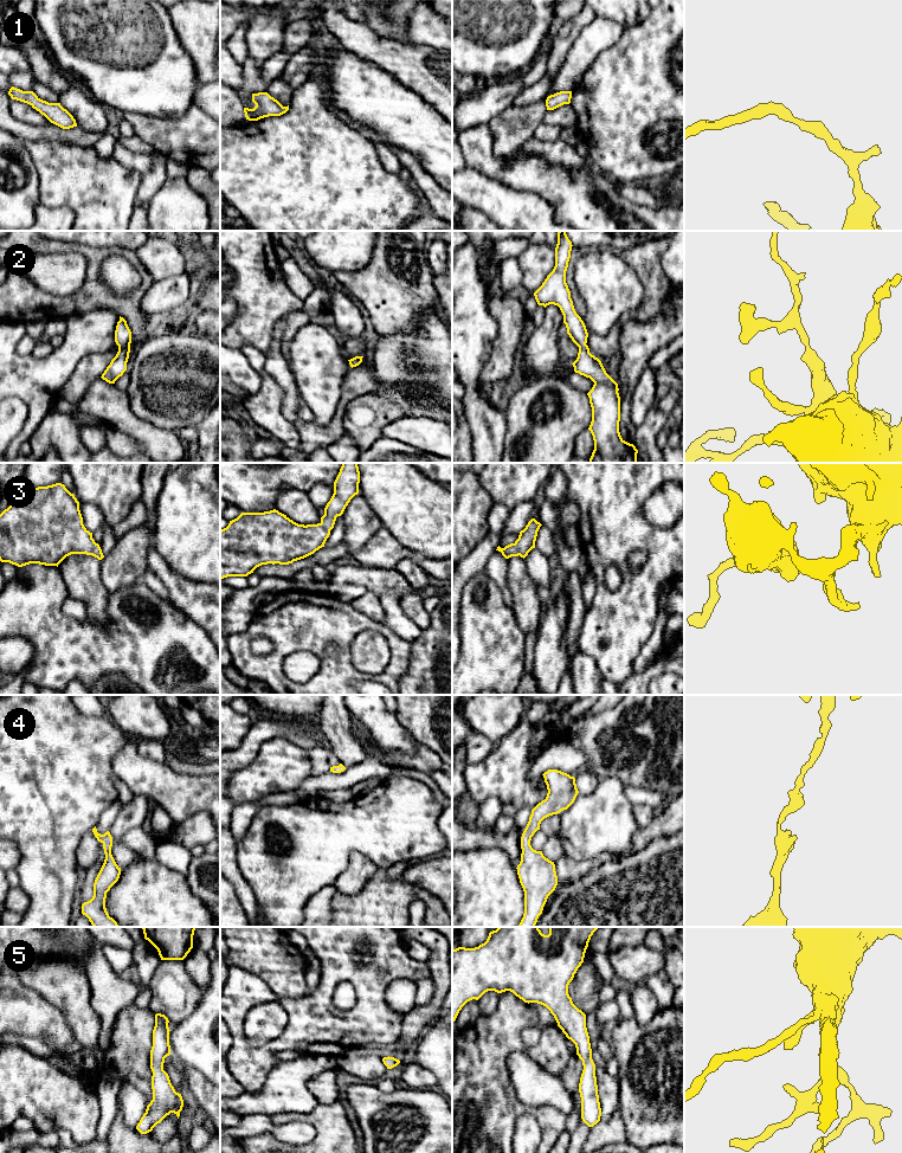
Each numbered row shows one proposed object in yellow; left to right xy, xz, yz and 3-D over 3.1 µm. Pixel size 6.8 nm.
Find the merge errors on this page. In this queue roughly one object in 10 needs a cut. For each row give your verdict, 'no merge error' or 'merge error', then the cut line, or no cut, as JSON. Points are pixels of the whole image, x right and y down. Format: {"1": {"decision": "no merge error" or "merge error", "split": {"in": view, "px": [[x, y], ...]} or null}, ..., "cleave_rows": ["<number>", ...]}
{"1": {"decision": "no merge error", "split": null}, "2": {"decision": "no merge error", "split": null}, "3": {"decision": "no merge error", "split": null}, "4": {"decision": "no merge error", "split": null}, "5": {"decision": "no merge error", "split": null}, "cleave_rows": []}

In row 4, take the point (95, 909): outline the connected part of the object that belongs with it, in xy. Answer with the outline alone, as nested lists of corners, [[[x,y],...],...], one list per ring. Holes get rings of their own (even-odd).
[[[96,826],[92,829],[92,832],[95,837],[97,838],[97,840],[103,844],[105,859],[95,880],[92,898],[82,904],[82,914],[89,919],[89,921],[91,922],[94,927],[118,927],[117,922],[112,917],[109,916],[107,908],[105,908],[107,893],[118,881],[120,875],[121,875],[121,868],[116,864],[111,855],[112,837],[109,831],[107,831],[104,835],[98,833]]]

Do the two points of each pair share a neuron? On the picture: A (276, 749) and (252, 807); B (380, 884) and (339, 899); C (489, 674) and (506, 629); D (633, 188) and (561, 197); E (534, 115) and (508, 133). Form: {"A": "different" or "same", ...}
{"A": "different", "B": "same", "C": "same", "D": "different", "E": "same"}

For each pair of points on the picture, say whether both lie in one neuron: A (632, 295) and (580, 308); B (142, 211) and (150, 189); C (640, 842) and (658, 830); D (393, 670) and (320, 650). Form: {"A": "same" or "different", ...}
{"A": "different", "B": "same", "C": "same", "D": "same"}

